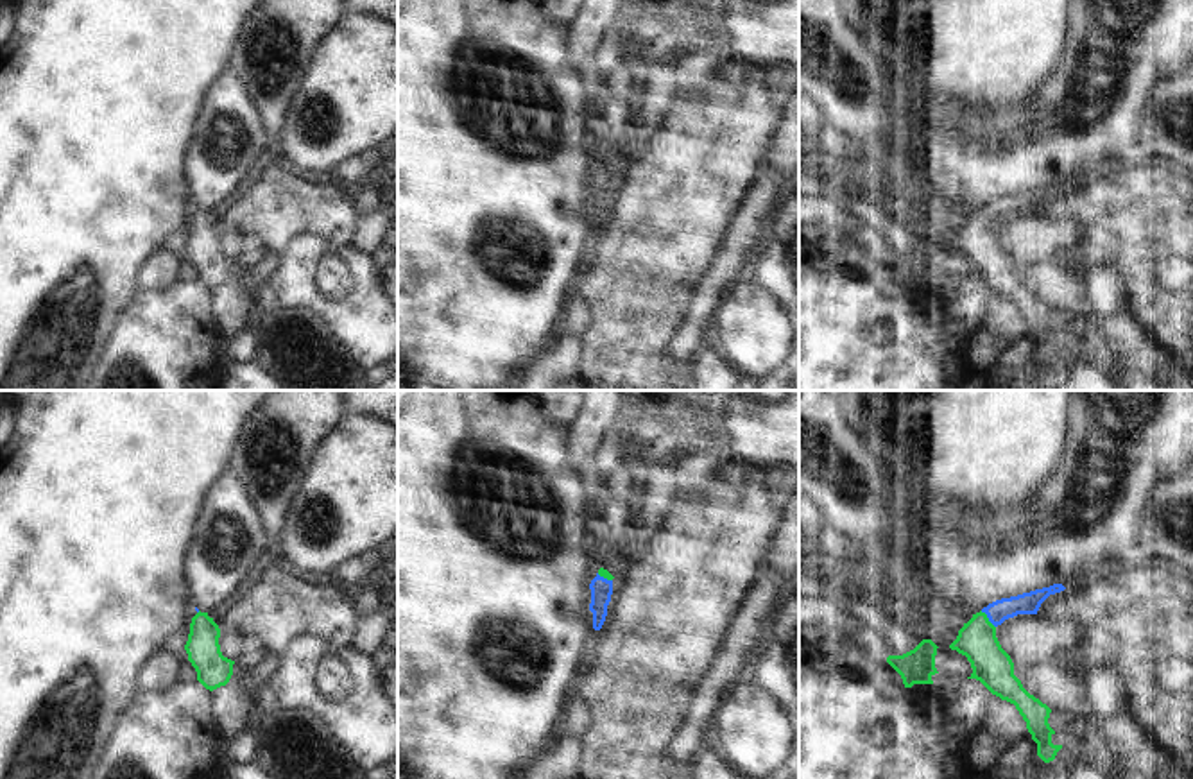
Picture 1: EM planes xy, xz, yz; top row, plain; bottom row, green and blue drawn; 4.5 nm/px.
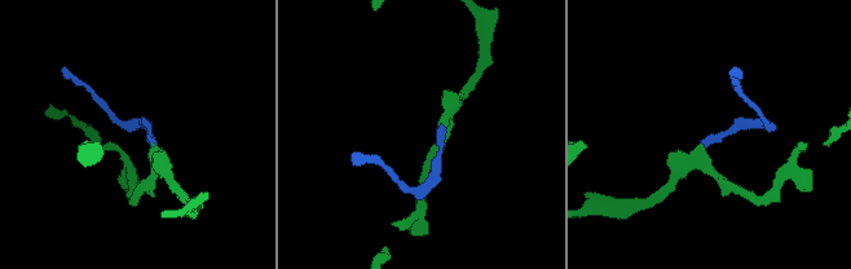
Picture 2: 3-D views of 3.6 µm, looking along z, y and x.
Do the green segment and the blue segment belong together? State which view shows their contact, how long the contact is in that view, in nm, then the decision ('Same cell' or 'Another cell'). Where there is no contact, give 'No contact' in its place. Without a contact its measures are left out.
Touches green in yz. Shared border 100 nm. Same cell

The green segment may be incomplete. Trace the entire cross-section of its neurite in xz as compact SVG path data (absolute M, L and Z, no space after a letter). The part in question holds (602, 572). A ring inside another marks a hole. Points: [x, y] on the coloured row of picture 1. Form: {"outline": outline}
{"outline": "M600 568L596 577L589 584L591 589L589 611L593 612L595 630L600 630L605 621L607 605L613 595L613 578L614 577L607 569Z"}

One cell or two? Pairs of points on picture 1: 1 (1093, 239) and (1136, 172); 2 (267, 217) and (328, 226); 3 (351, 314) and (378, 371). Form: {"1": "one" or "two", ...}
{"1": "one", "2": "one", "3": "two"}

